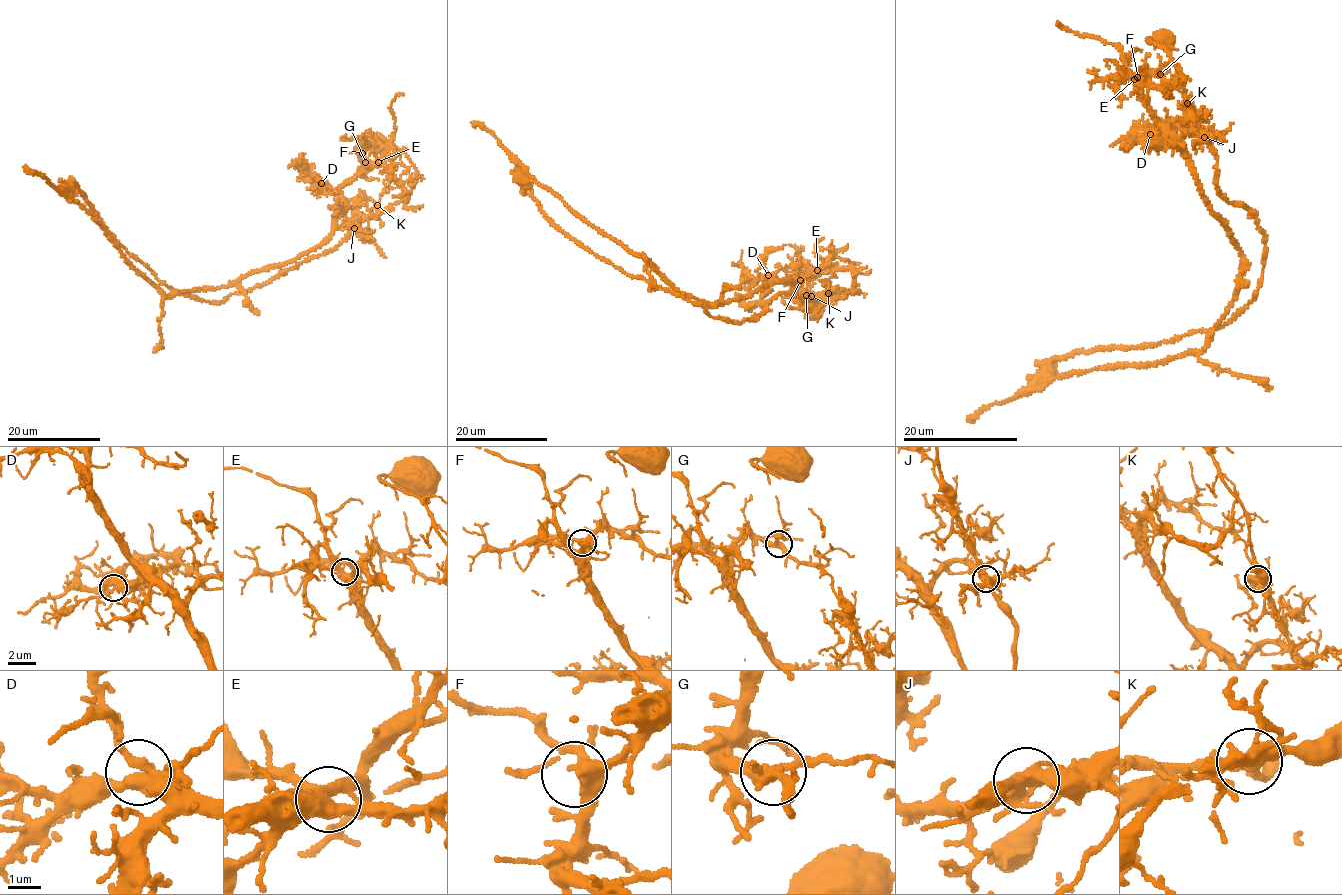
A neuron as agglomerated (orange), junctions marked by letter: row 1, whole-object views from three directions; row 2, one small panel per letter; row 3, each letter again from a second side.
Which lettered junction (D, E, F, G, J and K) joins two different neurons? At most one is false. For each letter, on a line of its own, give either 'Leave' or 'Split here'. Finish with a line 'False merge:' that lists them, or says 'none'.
D: Leave
E: Leave
F: Leave
G: Leave
J: Split here
K: Leave
False merge: J

